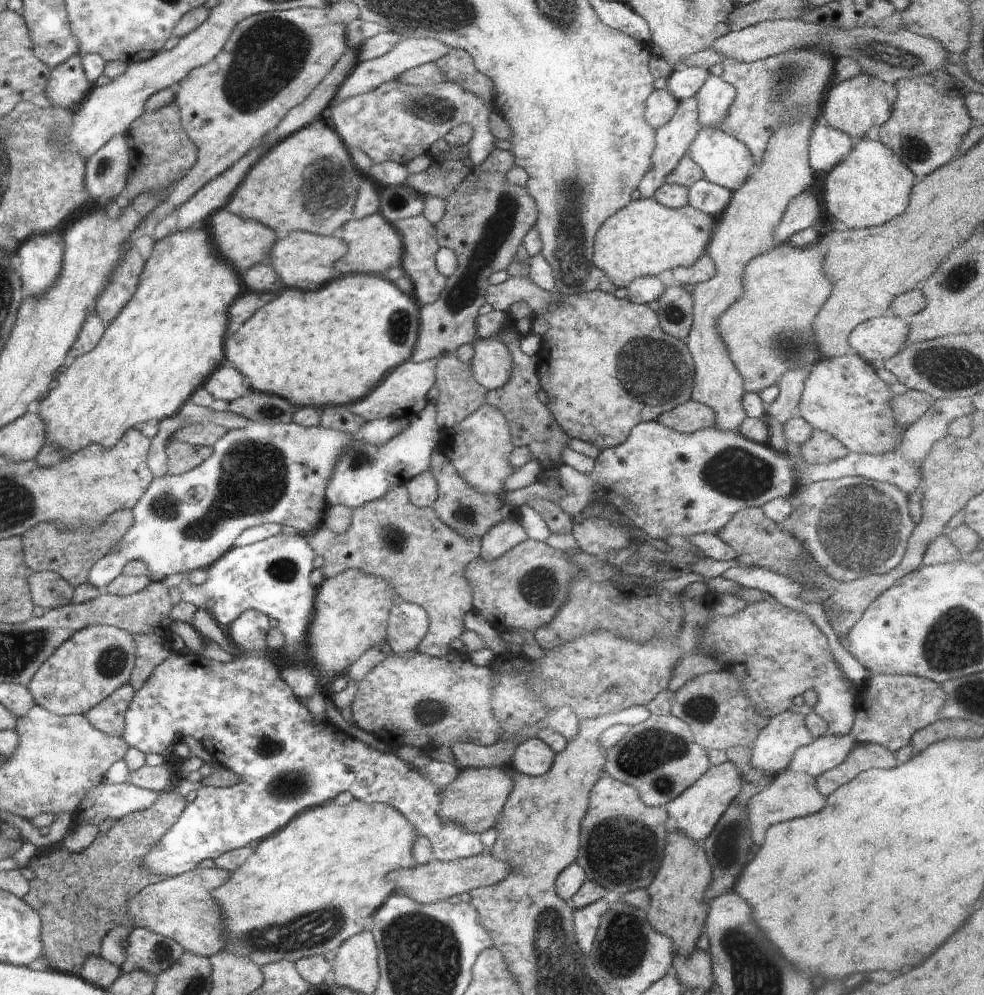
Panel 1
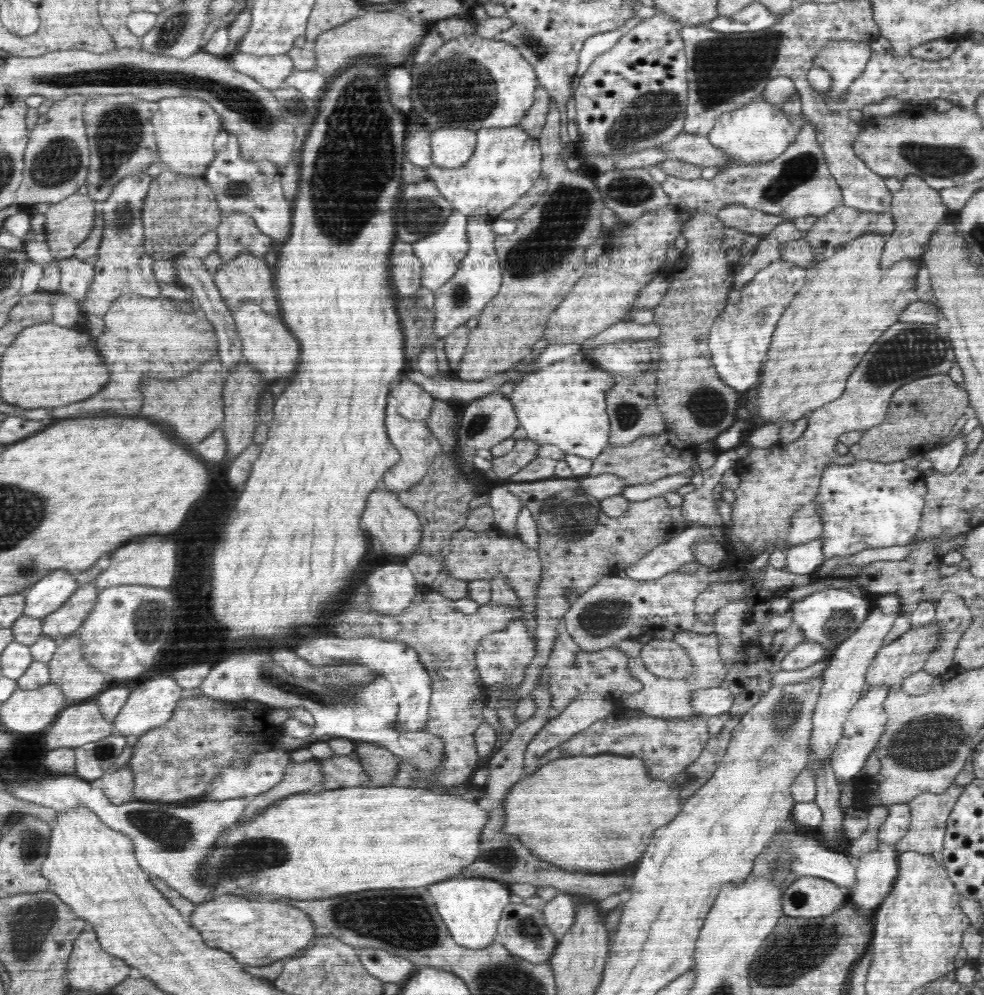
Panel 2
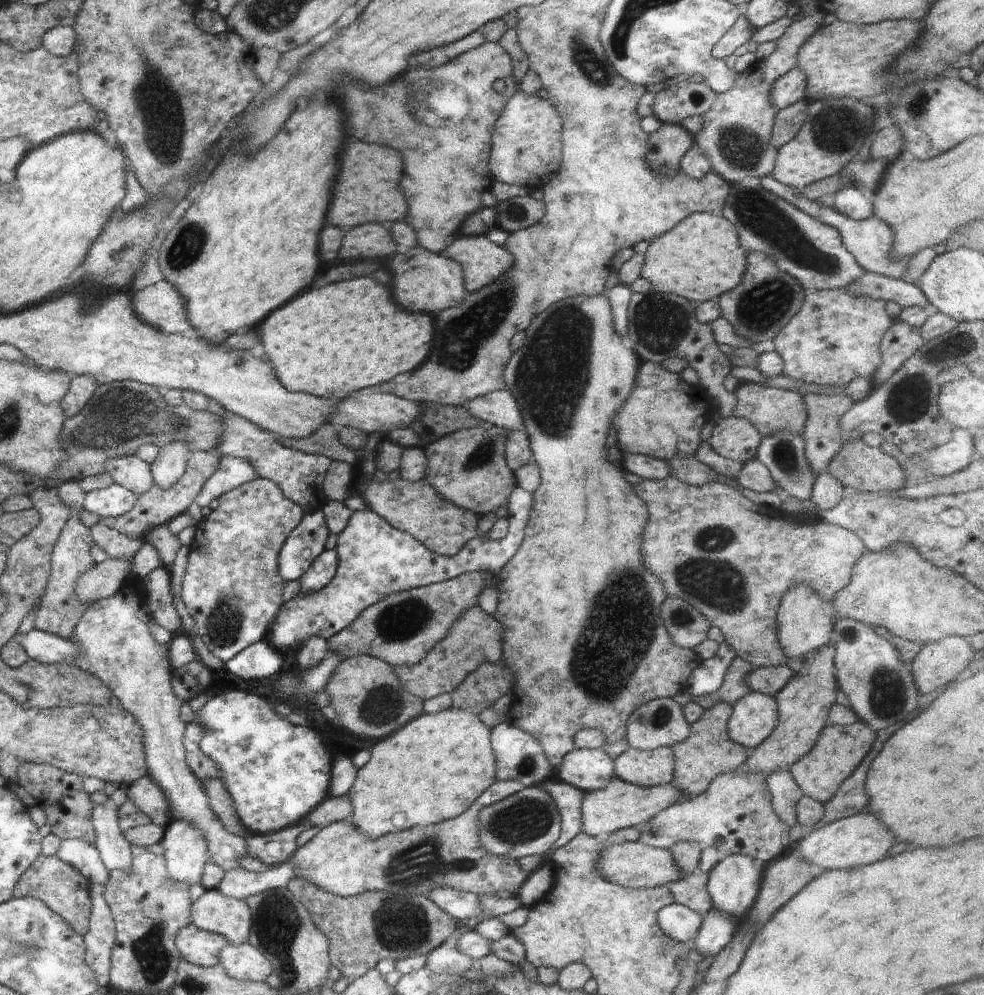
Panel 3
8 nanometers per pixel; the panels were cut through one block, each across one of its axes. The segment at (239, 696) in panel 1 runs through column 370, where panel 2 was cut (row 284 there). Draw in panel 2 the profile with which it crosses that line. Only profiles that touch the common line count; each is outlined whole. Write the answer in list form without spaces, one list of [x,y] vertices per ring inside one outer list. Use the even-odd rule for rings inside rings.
[[[784,259],[772,262],[771,266],[760,270],[756,277],[744,286],[741,300],[736,305],[728,304],[724,314],[714,320],[710,330],[710,350],[714,366],[720,378],[734,390],[748,390],[758,382],[762,362],[766,360],[770,336],[776,328],[786,306],[792,302],[796,292],[806,280],[804,268],[785,262]]]

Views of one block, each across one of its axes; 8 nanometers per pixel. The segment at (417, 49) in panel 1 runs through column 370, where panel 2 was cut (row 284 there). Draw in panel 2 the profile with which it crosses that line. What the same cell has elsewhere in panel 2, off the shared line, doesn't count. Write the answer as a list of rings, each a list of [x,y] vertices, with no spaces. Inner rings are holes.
[[[75,256],[57,260],[60,265],[60,292],[76,298],[80,311],[85,313],[84,298],[92,285],[96,268]]]

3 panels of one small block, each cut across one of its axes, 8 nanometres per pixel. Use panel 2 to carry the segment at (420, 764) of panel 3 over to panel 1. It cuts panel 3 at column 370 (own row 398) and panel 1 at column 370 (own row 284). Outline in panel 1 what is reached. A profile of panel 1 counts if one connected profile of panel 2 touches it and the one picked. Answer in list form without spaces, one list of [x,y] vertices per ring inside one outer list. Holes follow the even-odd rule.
[[[352,800],[346,806],[328,802],[310,808],[290,820],[280,832],[262,840],[254,854],[240,866],[232,878],[212,890],[212,898],[220,904],[226,926],[230,930],[226,952],[252,960],[258,968],[279,961],[295,963],[312,957],[324,957],[352,936],[365,931],[368,918],[394,893],[396,884],[386,876],[402,866],[414,867],[414,844],[420,832],[388,804],[364,804]]]

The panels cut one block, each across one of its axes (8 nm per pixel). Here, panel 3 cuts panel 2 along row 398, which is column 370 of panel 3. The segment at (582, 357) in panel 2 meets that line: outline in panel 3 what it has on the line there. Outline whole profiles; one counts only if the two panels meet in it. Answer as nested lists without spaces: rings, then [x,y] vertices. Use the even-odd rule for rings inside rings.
[[[516,487],[506,504],[509,521],[506,536],[502,540],[486,540],[476,536],[454,556],[440,556],[428,550],[416,538],[390,526],[380,514],[370,509],[354,511],[346,528],[337,535],[336,576],[322,590],[299,592],[283,603],[281,611],[269,625],[271,648],[282,652],[291,666],[292,652],[295,653],[306,640],[310,640],[312,636],[320,636],[324,640],[332,638],[340,630],[348,628],[366,608],[390,594],[448,581],[470,572],[488,570],[497,574],[508,560],[516,556],[518,548],[524,542],[532,502],[533,493]]]

